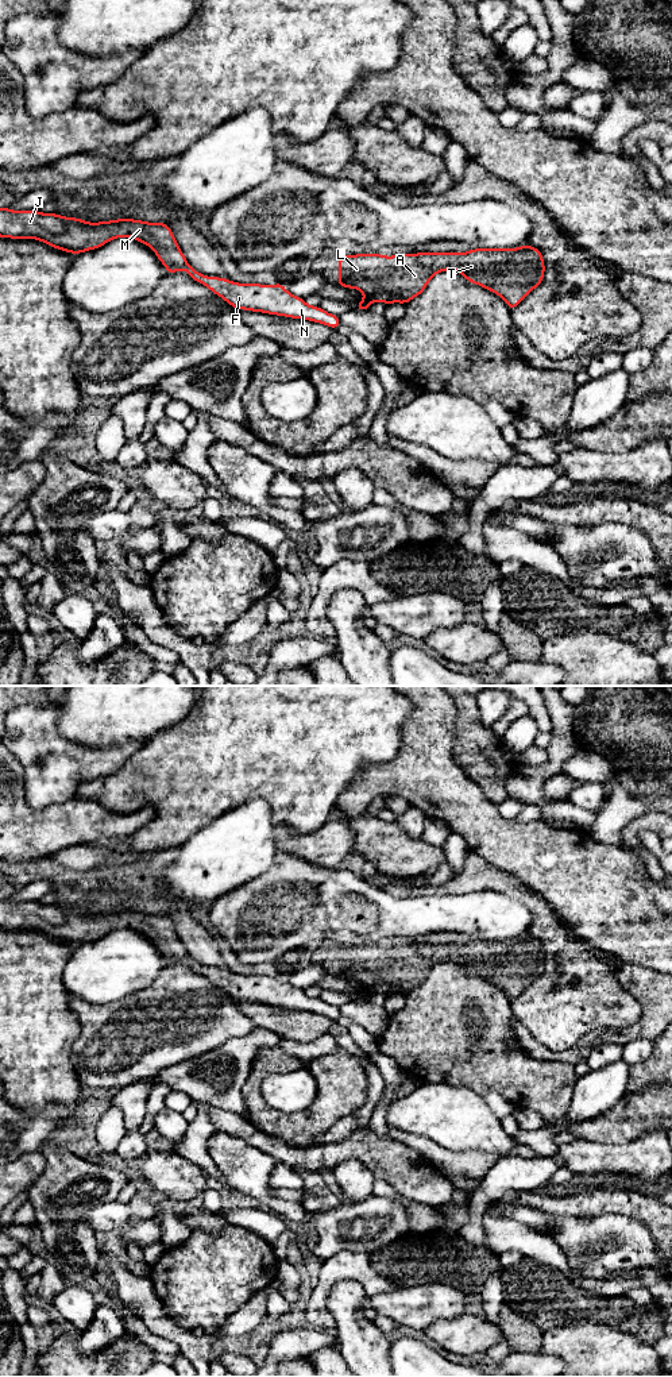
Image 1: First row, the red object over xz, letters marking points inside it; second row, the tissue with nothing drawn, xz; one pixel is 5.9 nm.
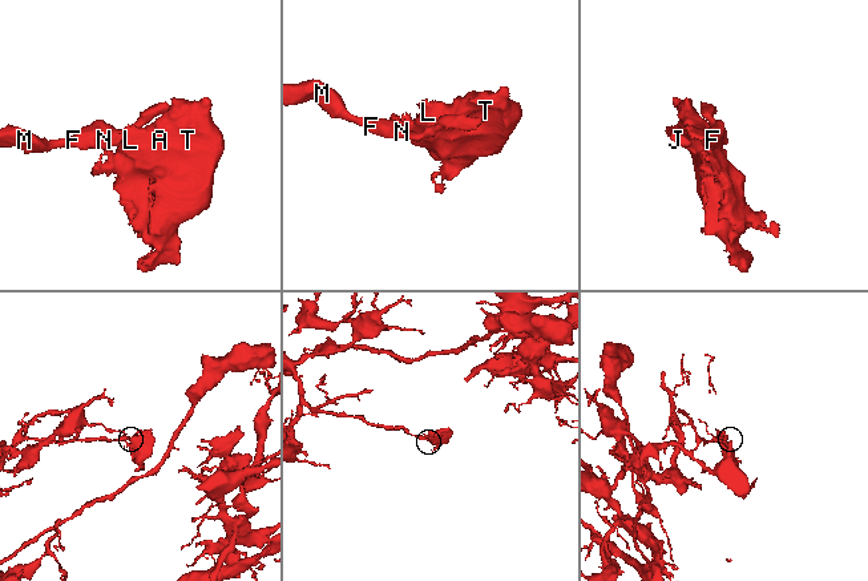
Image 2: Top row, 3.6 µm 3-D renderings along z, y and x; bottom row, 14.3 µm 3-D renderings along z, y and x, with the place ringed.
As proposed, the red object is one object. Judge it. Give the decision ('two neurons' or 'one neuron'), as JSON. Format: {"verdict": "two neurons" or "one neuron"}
{"verdict": "two neurons"}

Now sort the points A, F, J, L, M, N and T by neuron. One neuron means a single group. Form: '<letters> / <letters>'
A L T / F J M N

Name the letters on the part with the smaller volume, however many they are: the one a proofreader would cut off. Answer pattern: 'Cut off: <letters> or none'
Cut off: A, L, T

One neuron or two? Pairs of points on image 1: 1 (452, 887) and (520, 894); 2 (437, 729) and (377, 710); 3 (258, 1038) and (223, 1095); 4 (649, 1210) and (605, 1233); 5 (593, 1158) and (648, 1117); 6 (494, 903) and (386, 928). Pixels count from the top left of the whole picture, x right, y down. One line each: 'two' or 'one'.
1: one
2: two
3: one
4: two
5: two
6: one

